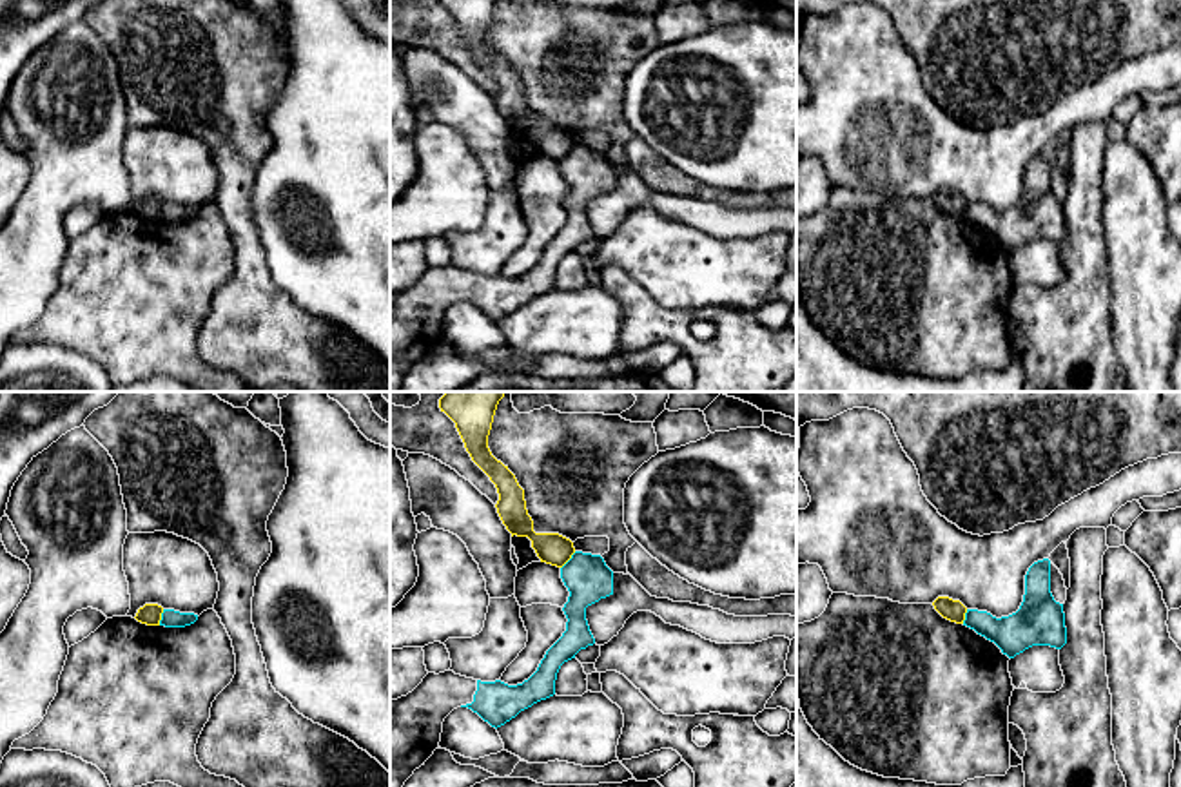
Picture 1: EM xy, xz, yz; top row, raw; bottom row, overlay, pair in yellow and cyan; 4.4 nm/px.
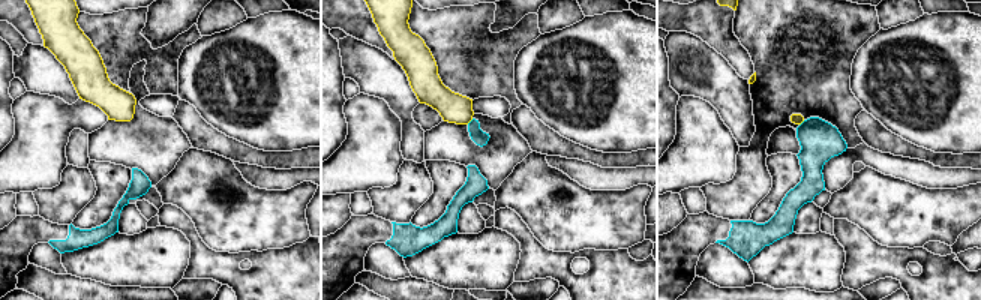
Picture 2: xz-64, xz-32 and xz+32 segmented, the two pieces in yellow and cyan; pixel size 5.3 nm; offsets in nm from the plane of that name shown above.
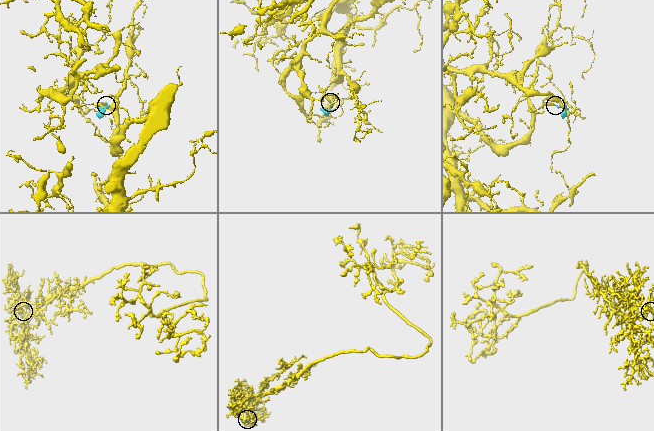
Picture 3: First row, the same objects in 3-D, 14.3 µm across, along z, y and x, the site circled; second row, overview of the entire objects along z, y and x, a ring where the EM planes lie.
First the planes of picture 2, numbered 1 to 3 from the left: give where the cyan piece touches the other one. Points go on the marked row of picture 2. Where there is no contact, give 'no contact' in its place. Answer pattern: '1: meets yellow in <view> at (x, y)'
1: no contact
2: meets yellow in xz-32 at (470, 120)
3: meets yellow in xz+32 at (801, 122)

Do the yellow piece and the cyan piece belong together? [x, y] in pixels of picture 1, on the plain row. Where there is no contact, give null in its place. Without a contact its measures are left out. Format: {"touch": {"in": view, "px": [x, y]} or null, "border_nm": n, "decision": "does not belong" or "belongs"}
{"touch": {"in": "xz", "px": [568, 153]}, "border_nm": 100, "decision": "does not belong"}

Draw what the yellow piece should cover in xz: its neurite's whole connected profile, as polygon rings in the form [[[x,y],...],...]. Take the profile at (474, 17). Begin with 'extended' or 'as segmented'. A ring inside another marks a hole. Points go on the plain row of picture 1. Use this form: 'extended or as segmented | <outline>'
as segmented | [[[439,0],[454,16],[472,54],[495,78],[497,107],[506,123],[517,131],[528,131],[541,156],[562,161],[575,147],[573,136],[559,127],[535,127],[528,109],[524,83],[515,69],[497,54],[488,42],[497,0]]]

